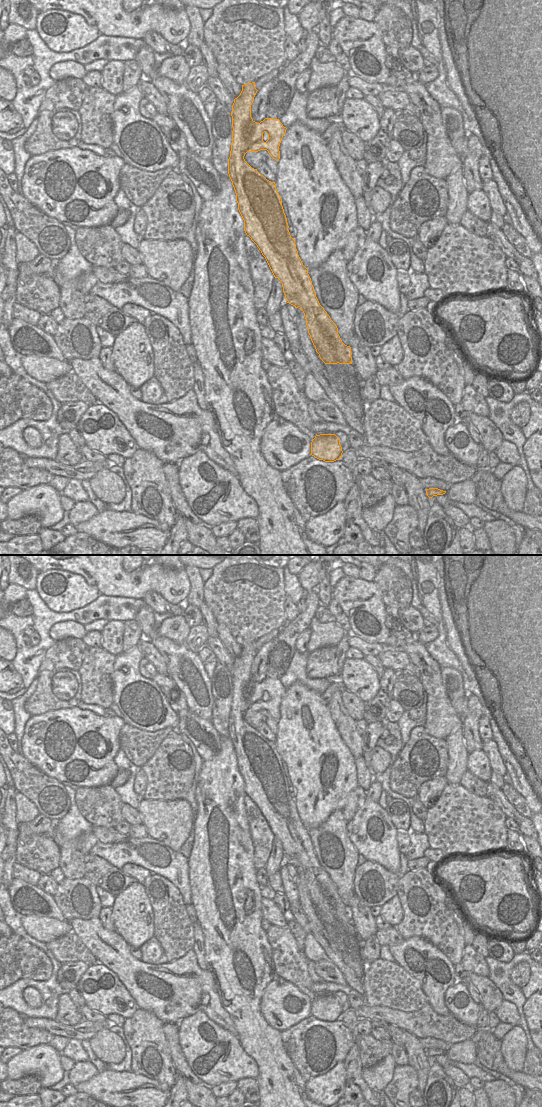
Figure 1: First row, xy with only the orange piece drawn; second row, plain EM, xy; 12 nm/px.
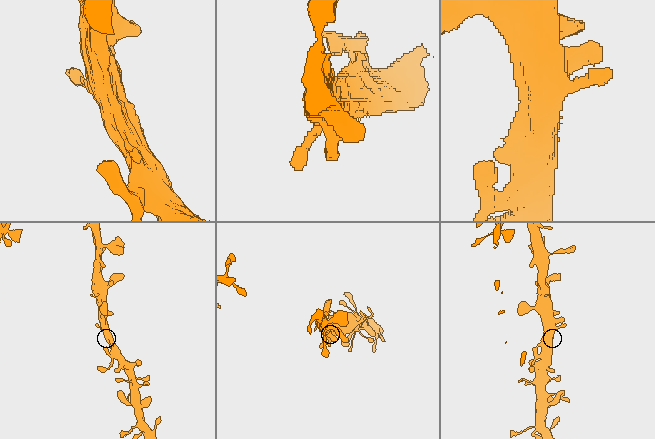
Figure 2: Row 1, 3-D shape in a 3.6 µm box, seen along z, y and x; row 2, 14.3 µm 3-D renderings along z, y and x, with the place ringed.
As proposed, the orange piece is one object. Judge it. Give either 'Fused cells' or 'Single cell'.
Single cell.

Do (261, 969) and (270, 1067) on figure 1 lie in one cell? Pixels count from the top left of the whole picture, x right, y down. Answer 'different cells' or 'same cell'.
same cell

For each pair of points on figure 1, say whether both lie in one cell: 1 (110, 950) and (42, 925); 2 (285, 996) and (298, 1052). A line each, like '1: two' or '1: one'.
1: two
2: two

